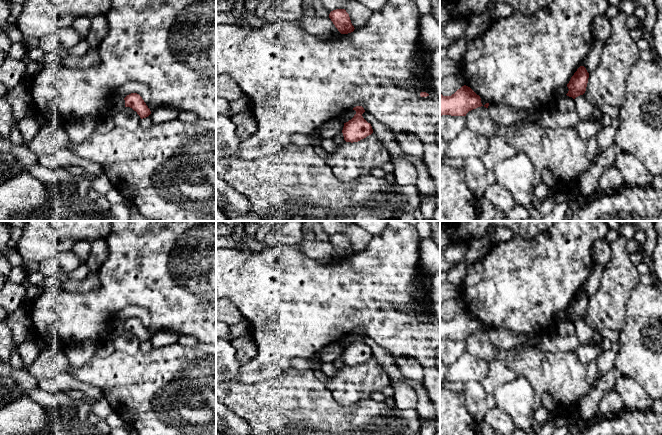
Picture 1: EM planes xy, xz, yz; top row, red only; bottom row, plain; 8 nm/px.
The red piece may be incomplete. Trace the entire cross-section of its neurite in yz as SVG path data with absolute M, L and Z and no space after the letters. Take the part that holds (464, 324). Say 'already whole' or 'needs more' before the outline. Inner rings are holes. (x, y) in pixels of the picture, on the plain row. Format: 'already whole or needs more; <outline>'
already whole; M466 309L451 320L443 320L440 317L440 340L466 340L469 335L481 330L480 320Z

